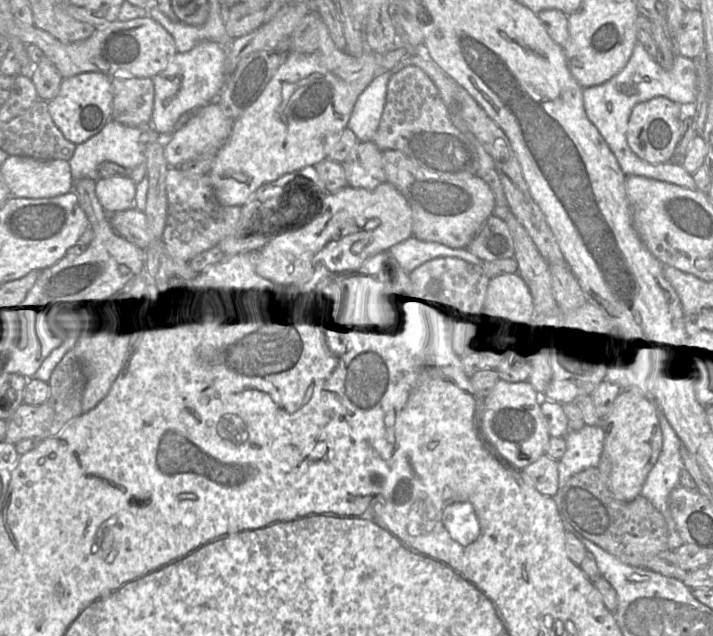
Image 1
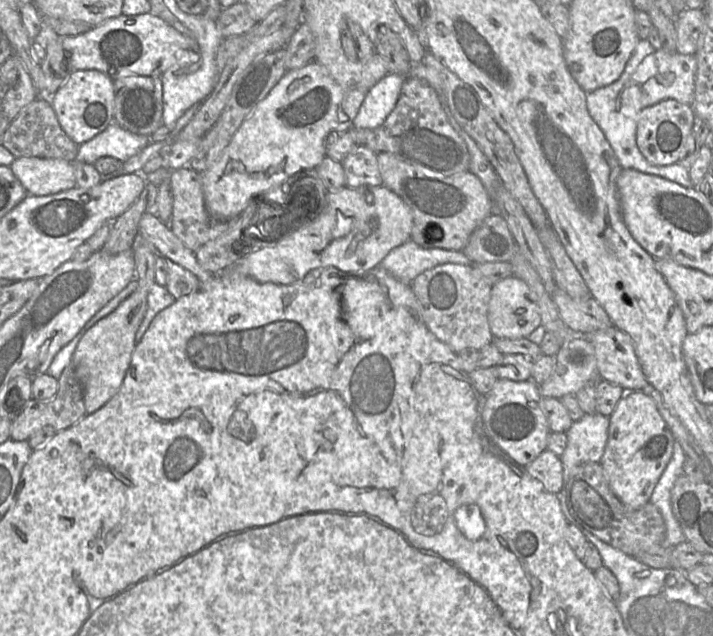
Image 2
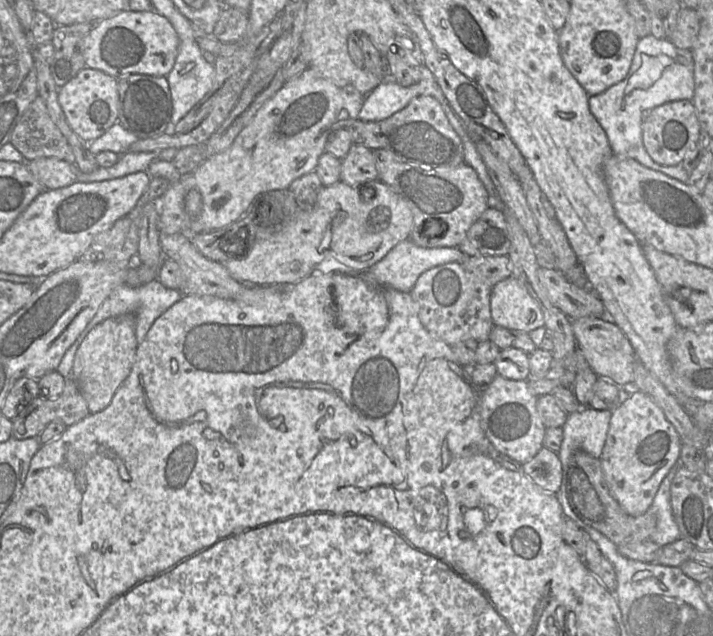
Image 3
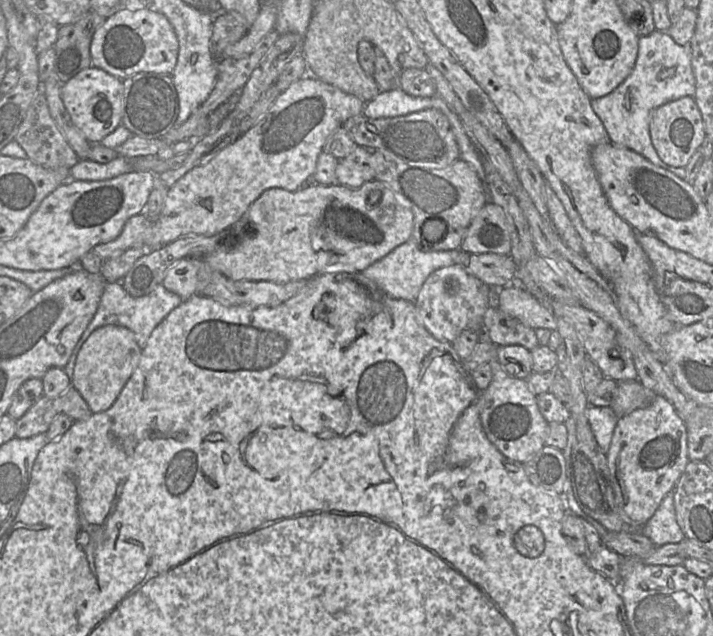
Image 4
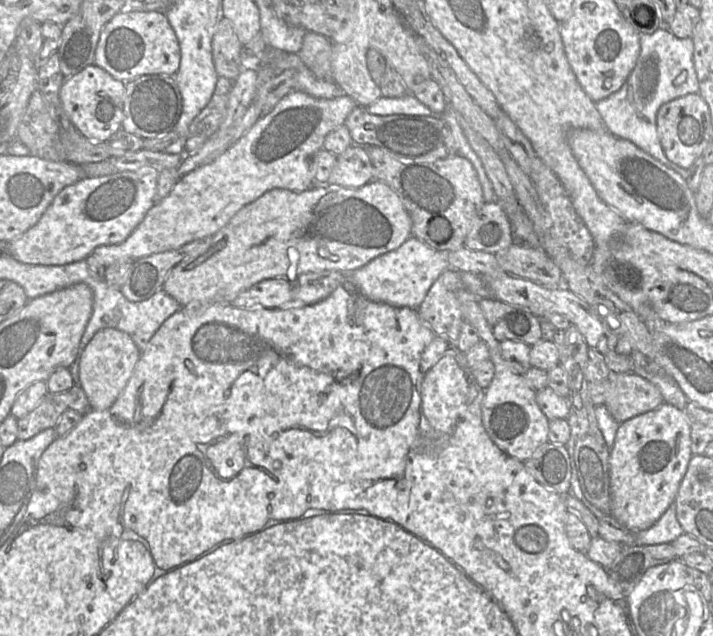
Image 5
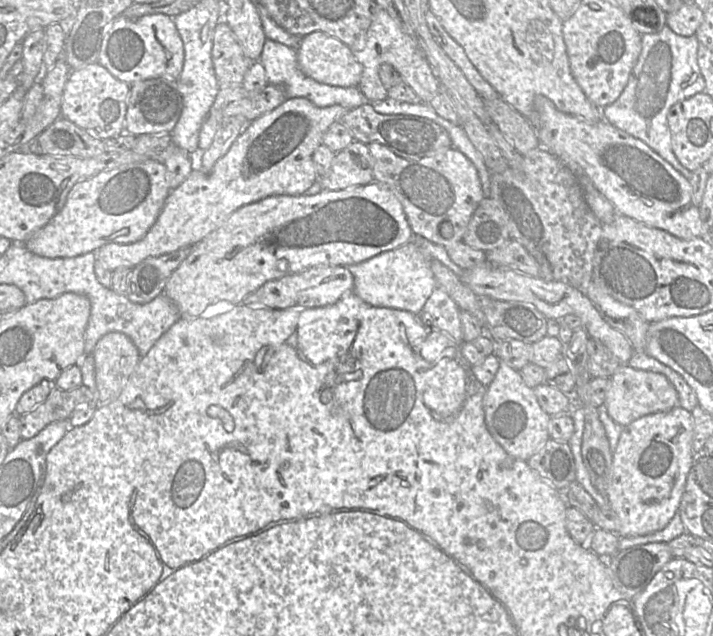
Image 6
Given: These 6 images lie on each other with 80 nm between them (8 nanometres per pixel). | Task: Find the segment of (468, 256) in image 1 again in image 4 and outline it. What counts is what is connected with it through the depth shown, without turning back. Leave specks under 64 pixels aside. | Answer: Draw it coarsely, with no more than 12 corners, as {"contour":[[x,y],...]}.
{"contour":[[411,238],[361,273],[415,302],[428,276],[461,250],[424,251]]}

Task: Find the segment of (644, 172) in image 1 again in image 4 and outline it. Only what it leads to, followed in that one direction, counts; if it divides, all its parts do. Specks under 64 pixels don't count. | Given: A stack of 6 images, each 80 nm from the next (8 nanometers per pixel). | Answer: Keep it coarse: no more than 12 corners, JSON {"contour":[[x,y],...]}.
{"contour":[[638,38],[629,76],[591,99],[610,143],[685,180],[651,143],[659,106],[693,97],[690,43]]}

